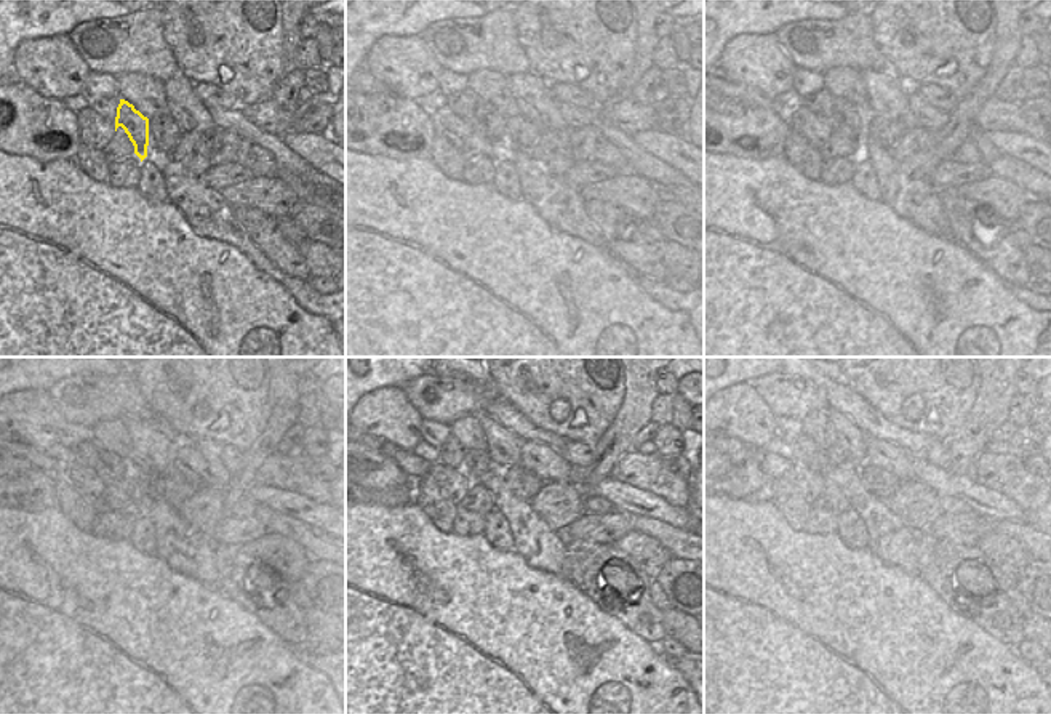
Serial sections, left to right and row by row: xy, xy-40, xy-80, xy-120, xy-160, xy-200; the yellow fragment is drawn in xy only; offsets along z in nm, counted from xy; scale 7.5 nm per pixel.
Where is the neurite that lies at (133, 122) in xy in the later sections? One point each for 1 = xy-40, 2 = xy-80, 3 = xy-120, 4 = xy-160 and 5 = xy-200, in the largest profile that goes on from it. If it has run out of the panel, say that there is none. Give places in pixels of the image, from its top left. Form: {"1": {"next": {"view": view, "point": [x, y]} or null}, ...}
{"1": {"next": {"view": "xy-40", "point": [488, 120]}}, "2": {"next": {"view": "xy-80", "point": [850, 119]}}, "3": {"next": {"view": "xy-120", "point": [111, 469]}}, "4": {"next": {"view": "xy-160", "point": [475, 463]}}, "5": {"next": {"view": "xy-200", "point": [829, 458]}}}

